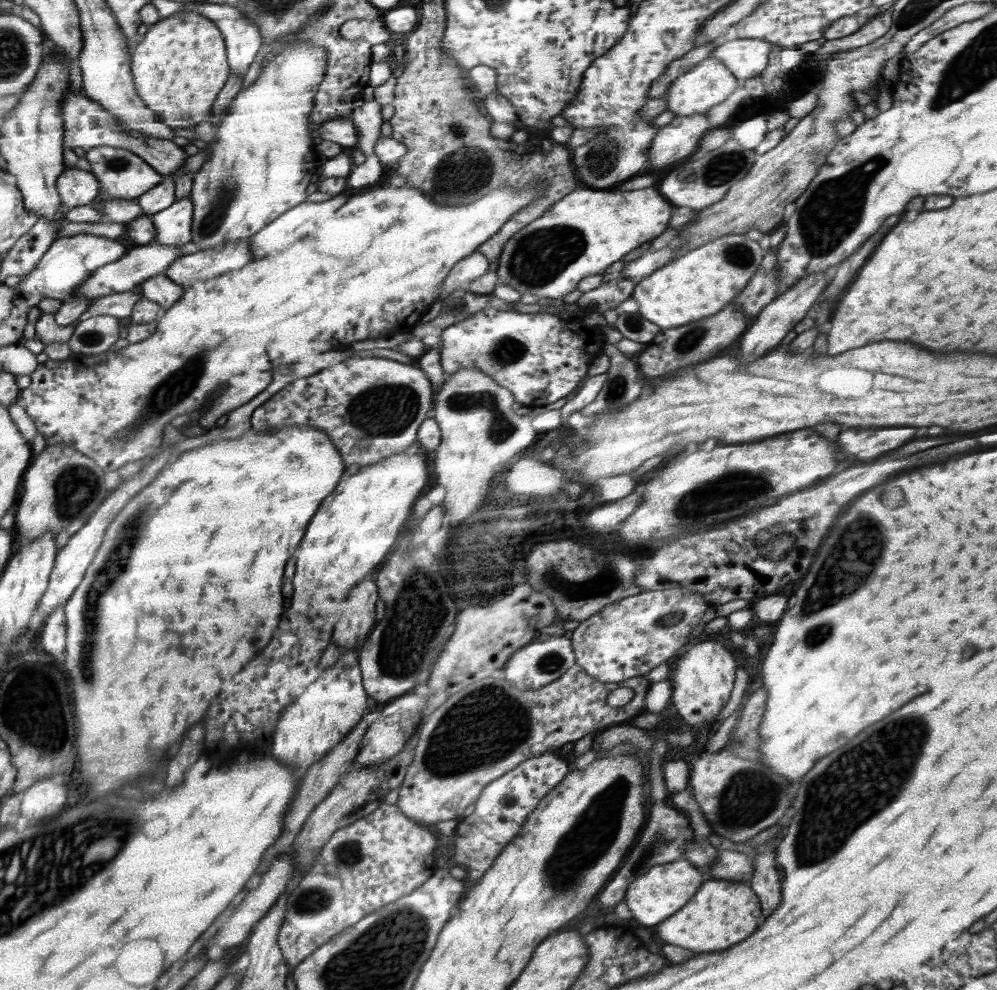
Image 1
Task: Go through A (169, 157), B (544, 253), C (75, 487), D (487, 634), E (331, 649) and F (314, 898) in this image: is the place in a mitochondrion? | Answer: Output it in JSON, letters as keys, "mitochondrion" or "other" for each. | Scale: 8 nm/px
{"A":"other","B":"mitochondrion","C":"mitochondrion","D":"other","E":"other","F":"mitochondrion"}

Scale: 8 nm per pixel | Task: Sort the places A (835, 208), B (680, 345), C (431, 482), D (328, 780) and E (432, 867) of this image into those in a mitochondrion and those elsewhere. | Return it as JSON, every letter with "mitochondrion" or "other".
{"A":"mitochondrion","B":"mitochondrion","C":"other","D":"other","E":"other"}

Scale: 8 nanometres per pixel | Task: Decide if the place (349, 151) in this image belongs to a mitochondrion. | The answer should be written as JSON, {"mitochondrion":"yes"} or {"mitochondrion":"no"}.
{"mitochondrion":"no"}

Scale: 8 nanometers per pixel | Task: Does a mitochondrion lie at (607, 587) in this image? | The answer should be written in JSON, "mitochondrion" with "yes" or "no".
{"mitochondrion":"yes"}

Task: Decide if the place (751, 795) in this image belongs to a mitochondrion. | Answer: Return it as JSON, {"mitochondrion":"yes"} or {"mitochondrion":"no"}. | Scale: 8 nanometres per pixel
{"mitochondrion":"yes"}

